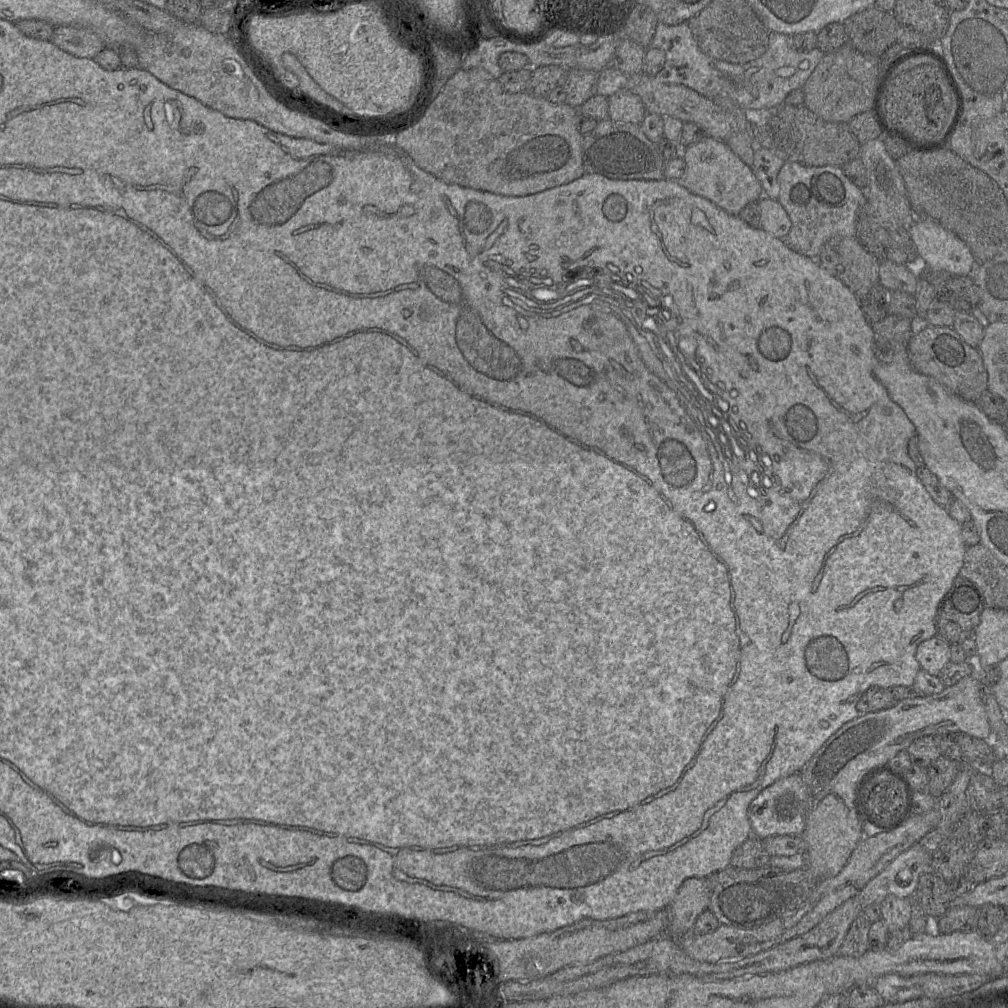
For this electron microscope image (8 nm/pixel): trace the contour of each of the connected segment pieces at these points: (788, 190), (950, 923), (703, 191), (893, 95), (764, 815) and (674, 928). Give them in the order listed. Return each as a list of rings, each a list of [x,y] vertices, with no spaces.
[[[796,161],[784,162],[778,174],[778,202],[791,220],[791,229],[785,238],[788,246],[799,254],[817,259],[824,244],[834,238],[856,237],[858,209],[867,201],[866,191],[854,185],[836,166],[805,166]]]
[[[984,905],[981,908],[961,906],[949,908],[939,919],[940,933],[977,930],[987,938],[993,937],[1006,917],[1007,909],[1001,906]]]
[[[706,136],[700,142],[685,147],[682,157],[686,170],[679,180],[691,193],[706,198],[727,213],[738,216],[749,203],[763,197],[763,189],[752,169],[745,164],[725,141]]]
[[[937,63],[907,71],[897,70],[880,96],[879,108],[892,130],[923,146],[942,143],[950,132],[957,113],[954,95]]]
[[[800,773],[781,778],[763,789],[747,809],[752,835],[765,839],[774,835],[800,836],[805,829],[807,790]]]
[[[687,878],[678,889],[668,907],[667,932],[681,937],[689,934],[697,917],[708,909],[710,902],[710,878]]]

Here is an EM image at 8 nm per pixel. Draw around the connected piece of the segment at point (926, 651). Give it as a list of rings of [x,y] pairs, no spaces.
[[[938,636],[921,642],[916,650],[916,659],[921,669],[939,677],[946,664],[950,662],[949,646]]]

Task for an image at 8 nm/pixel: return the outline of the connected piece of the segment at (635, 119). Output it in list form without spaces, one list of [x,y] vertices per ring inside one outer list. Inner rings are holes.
[[[624,88],[608,97],[609,118],[615,122],[625,122],[640,125],[646,108],[641,98]]]

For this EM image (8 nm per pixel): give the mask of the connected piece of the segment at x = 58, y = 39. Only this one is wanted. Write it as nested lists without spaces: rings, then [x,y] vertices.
[[[54,26],[51,42],[78,58],[93,59],[106,47],[94,30],[83,26]]]

